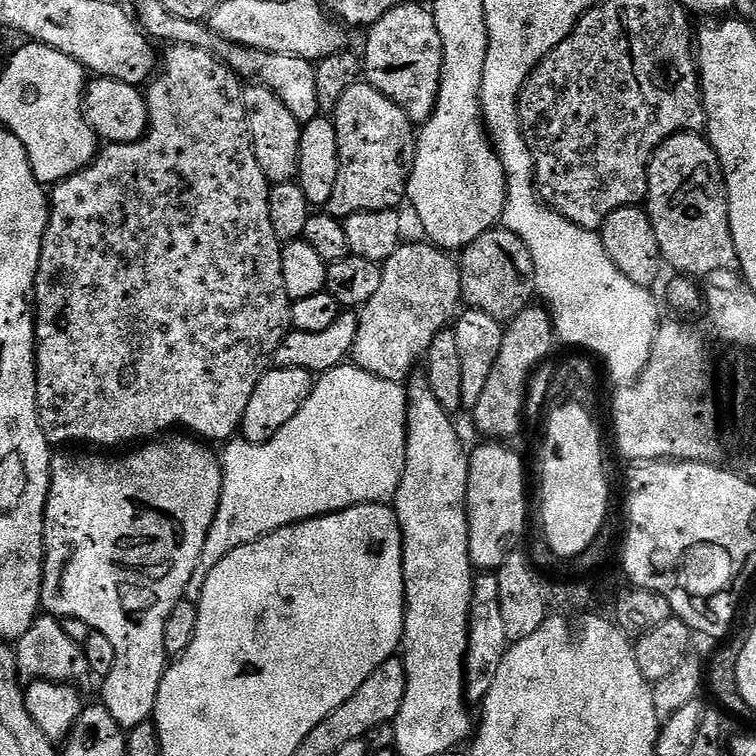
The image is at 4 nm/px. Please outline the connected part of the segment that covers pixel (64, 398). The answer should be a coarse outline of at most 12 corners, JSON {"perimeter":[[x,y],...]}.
{"perimeter":[[209,49],[50,188],[48,443],[231,441],[290,328]]}

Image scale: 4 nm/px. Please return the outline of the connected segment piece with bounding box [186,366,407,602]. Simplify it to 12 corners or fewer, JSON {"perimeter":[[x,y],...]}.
{"perimeter":[[323,373],[264,444],[223,445],[186,593],[279,528],[388,504],[401,385]]}

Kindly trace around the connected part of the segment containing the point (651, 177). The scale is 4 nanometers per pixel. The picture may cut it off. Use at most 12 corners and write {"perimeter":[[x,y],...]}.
{"perimeter":[[676,132],[648,160],[660,258],[688,278],[737,263],[720,159]]}

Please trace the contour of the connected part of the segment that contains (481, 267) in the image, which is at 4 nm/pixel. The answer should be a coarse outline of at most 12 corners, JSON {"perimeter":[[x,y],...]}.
{"perimeter":[[497,226],[459,253],[460,298],[511,318],[534,296],[526,242]]}

